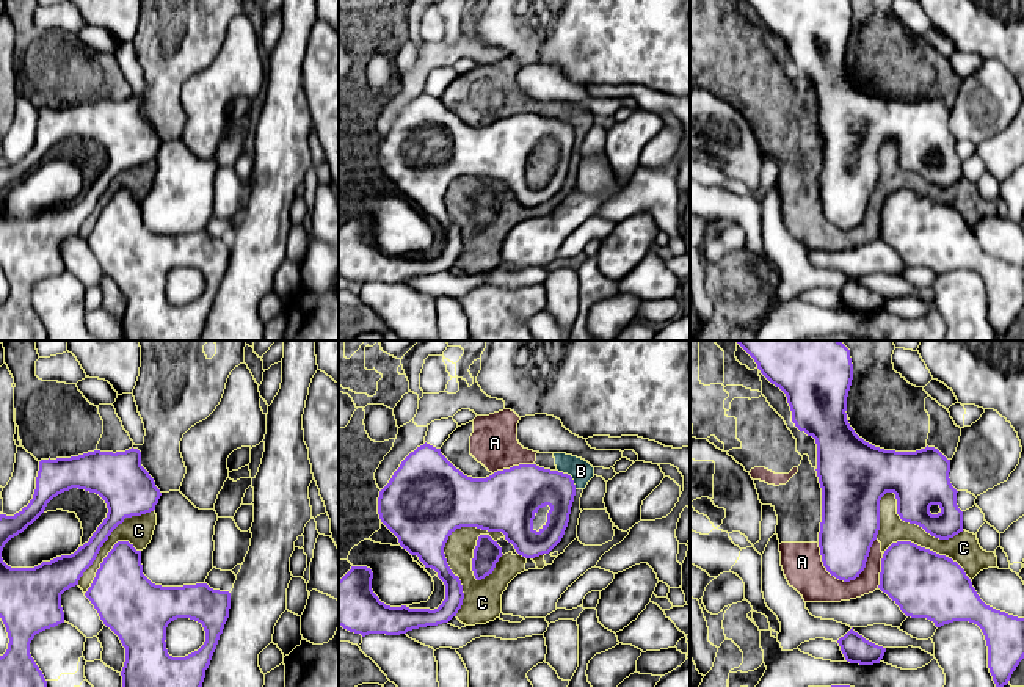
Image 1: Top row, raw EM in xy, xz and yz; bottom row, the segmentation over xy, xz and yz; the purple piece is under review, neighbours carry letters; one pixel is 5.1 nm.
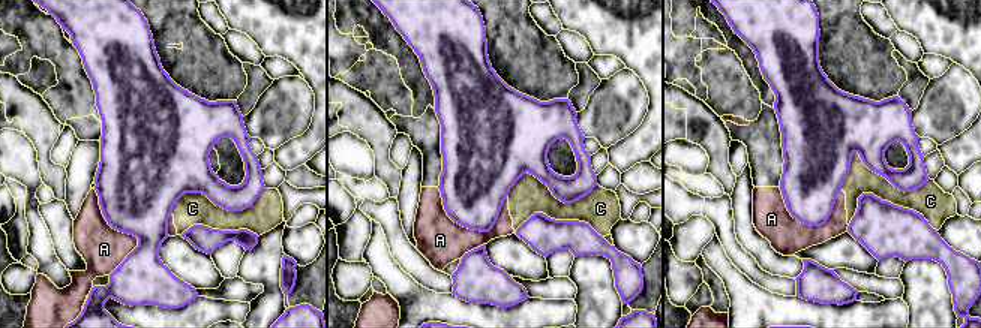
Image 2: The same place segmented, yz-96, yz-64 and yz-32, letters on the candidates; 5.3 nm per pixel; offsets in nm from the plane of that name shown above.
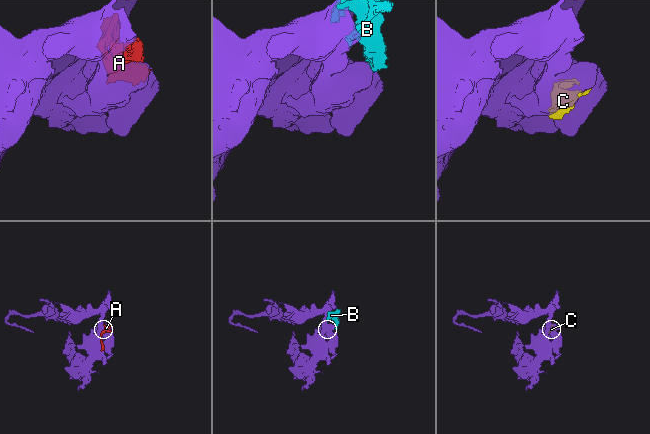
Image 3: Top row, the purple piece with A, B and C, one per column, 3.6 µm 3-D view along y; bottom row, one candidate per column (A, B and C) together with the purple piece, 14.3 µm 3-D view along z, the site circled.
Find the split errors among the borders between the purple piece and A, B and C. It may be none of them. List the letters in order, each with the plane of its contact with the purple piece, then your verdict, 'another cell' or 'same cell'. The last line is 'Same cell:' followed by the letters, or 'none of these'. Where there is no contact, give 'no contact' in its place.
A: yz | another cell
B: xz | another cell
C: xz | another cell
Same cell: none of these

